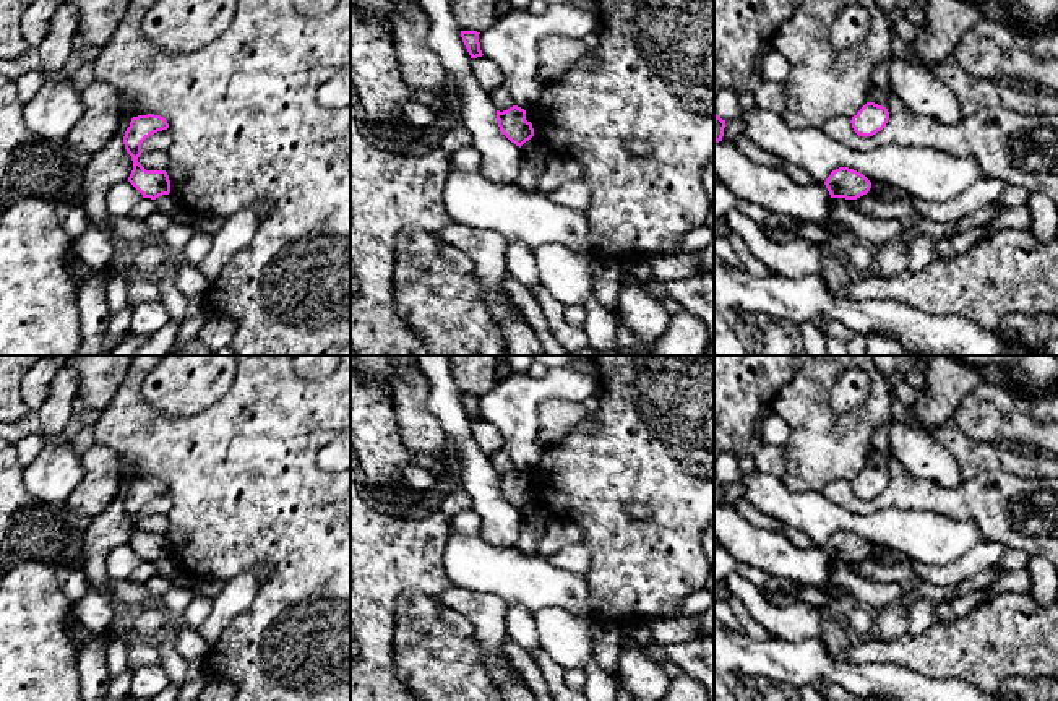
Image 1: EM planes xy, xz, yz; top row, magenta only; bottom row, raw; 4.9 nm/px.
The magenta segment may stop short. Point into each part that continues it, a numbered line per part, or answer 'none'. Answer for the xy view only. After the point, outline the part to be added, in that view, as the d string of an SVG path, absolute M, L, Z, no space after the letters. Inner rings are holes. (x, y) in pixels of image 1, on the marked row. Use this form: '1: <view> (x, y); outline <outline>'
none

